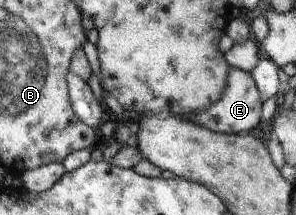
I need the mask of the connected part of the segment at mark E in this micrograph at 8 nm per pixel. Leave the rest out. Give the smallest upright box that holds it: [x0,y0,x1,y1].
[192,67,263,134]

